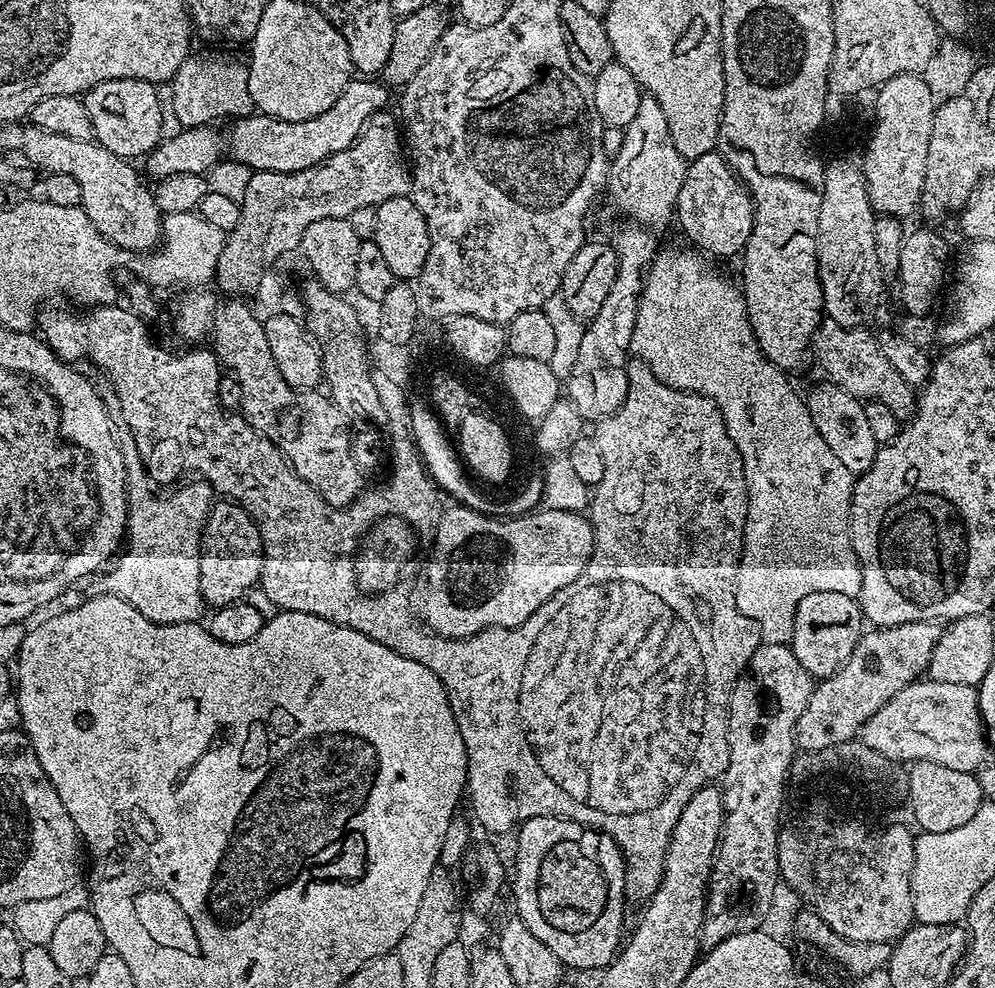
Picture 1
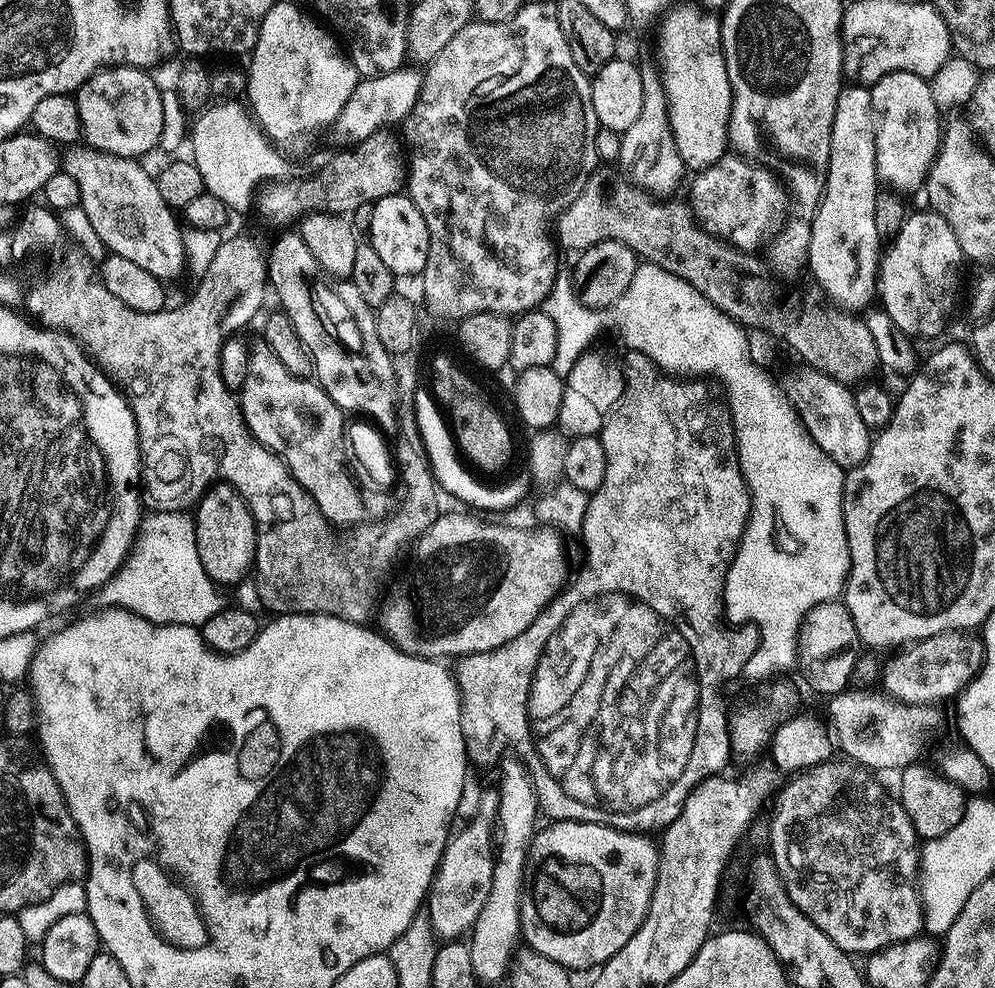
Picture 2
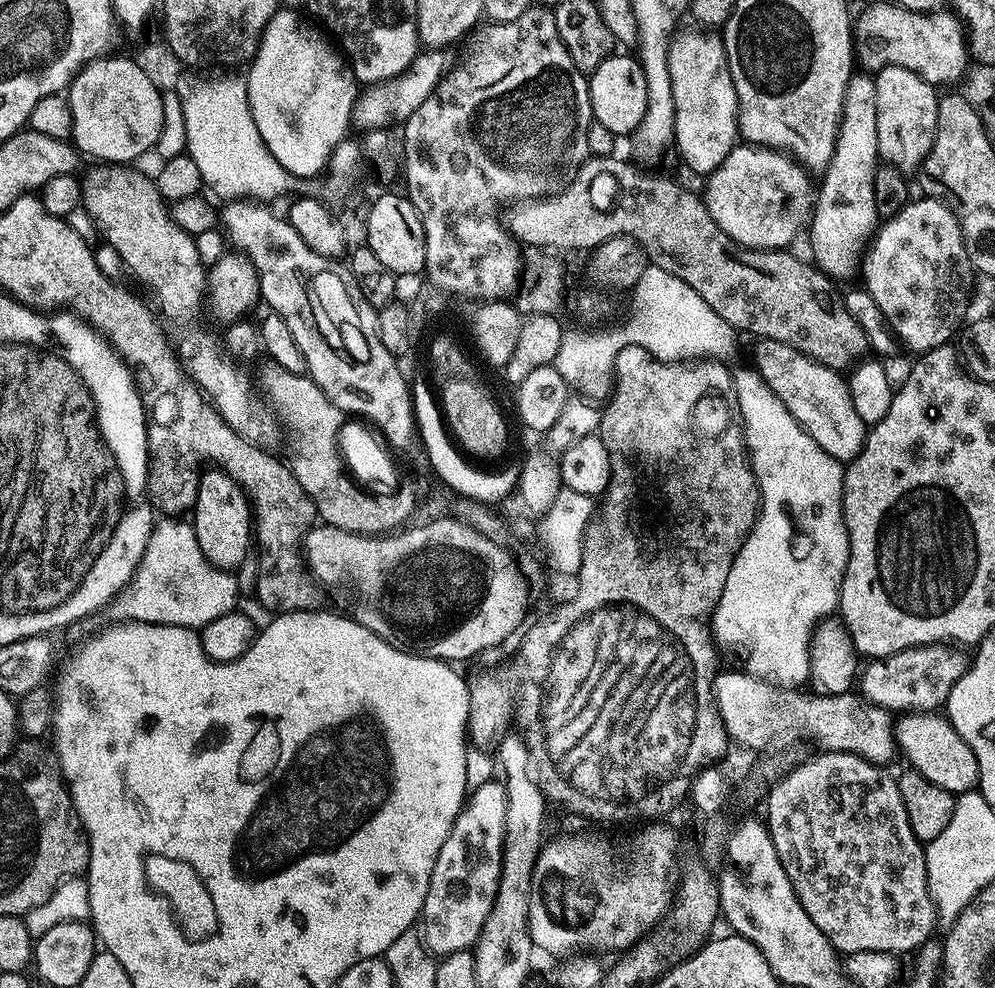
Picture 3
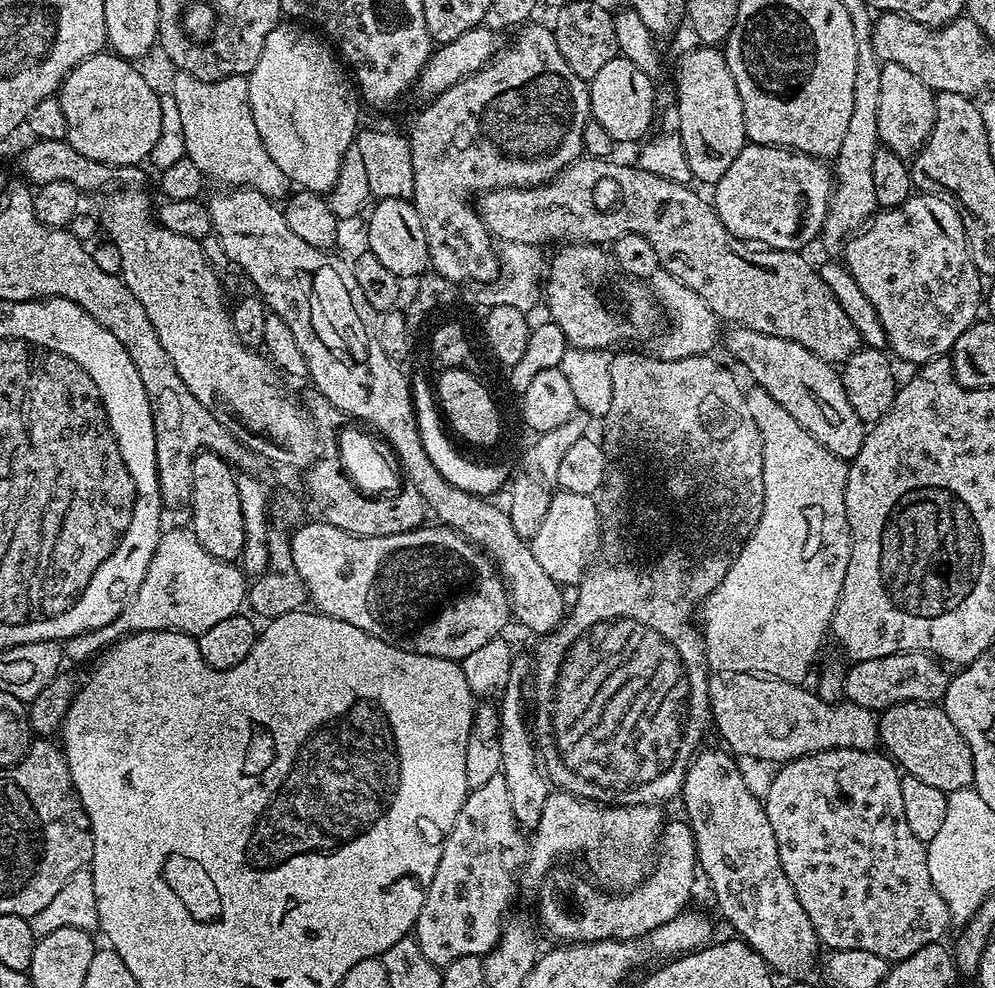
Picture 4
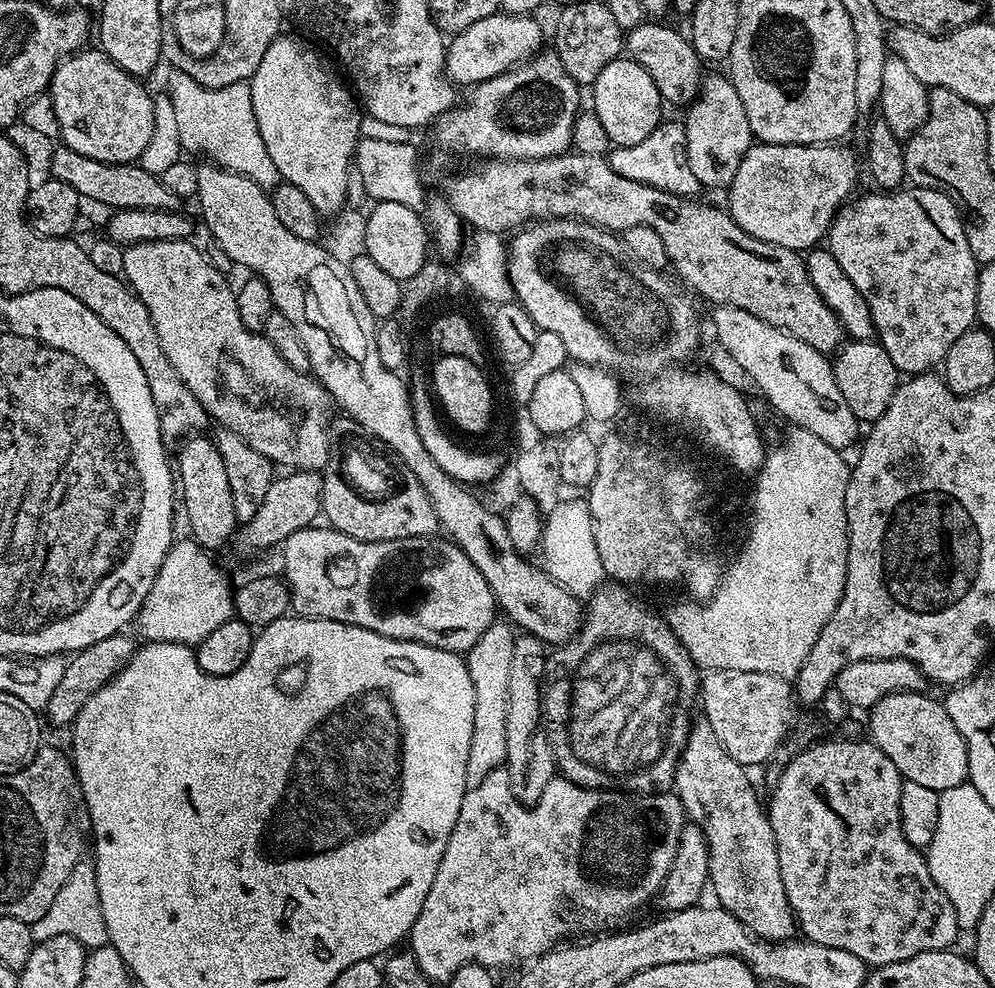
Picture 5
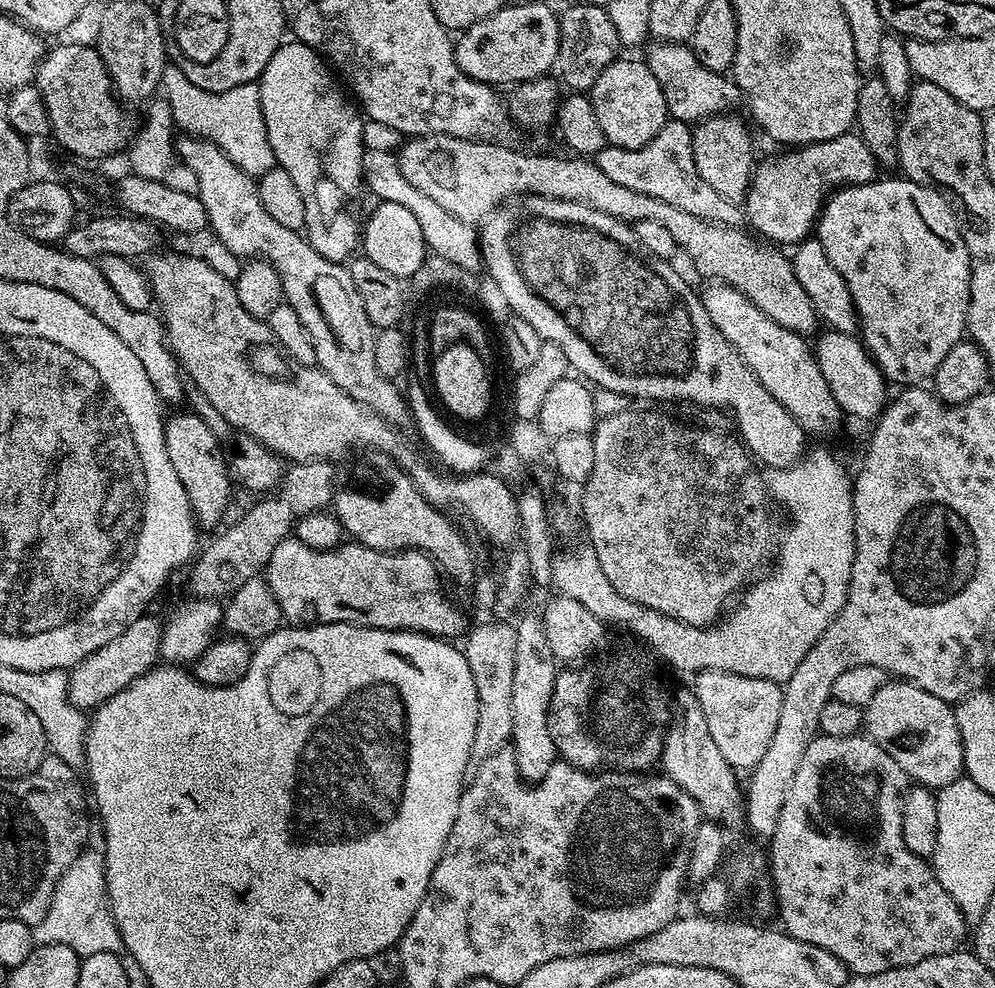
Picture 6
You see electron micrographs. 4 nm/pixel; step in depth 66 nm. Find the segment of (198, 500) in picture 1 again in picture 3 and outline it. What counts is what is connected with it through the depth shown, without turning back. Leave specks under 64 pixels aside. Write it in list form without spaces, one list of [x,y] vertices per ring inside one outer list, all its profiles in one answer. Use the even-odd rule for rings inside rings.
[[[160,518],[152,525],[152,533],[138,562],[132,579],[116,593],[117,617],[143,624],[169,624],[199,630],[214,618],[237,607],[236,577],[229,571],[213,568],[202,554],[191,523],[184,518]]]

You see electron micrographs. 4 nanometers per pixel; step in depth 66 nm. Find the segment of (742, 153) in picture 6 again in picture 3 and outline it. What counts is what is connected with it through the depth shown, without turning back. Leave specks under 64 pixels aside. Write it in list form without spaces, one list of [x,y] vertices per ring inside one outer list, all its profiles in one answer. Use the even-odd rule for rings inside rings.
[[[711,31],[682,32],[673,35],[668,46],[668,69],[670,86],[674,90],[674,122],[676,123],[675,151],[680,151],[684,164],[692,172],[707,174],[722,166],[726,154],[730,154],[738,144],[738,109],[736,91],[730,78],[730,66],[726,58],[723,35],[711,36]]]

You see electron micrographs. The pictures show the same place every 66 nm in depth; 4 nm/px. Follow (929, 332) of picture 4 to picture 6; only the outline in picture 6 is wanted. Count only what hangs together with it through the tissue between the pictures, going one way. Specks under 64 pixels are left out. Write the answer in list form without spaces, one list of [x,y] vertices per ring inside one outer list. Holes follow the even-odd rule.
[[[877,178],[870,184],[850,184],[837,188],[825,199],[820,210],[820,219],[814,229],[815,239],[822,242],[822,250],[826,250],[826,258],[830,258],[834,270],[846,278],[846,286],[850,286],[850,294],[854,298],[856,313],[860,319],[859,335],[863,345],[868,349],[869,355],[876,360],[876,364],[888,382],[900,384],[896,386],[920,386],[931,381],[932,375],[938,370],[938,362],[950,354],[955,344],[965,339],[968,327],[968,307],[970,306],[970,282],[974,261],[972,255],[966,250],[966,242],[960,233],[960,224],[956,221],[956,213],[949,201],[937,189],[926,185],[916,184],[913,180],[899,178],[900,180],[883,180]]]

